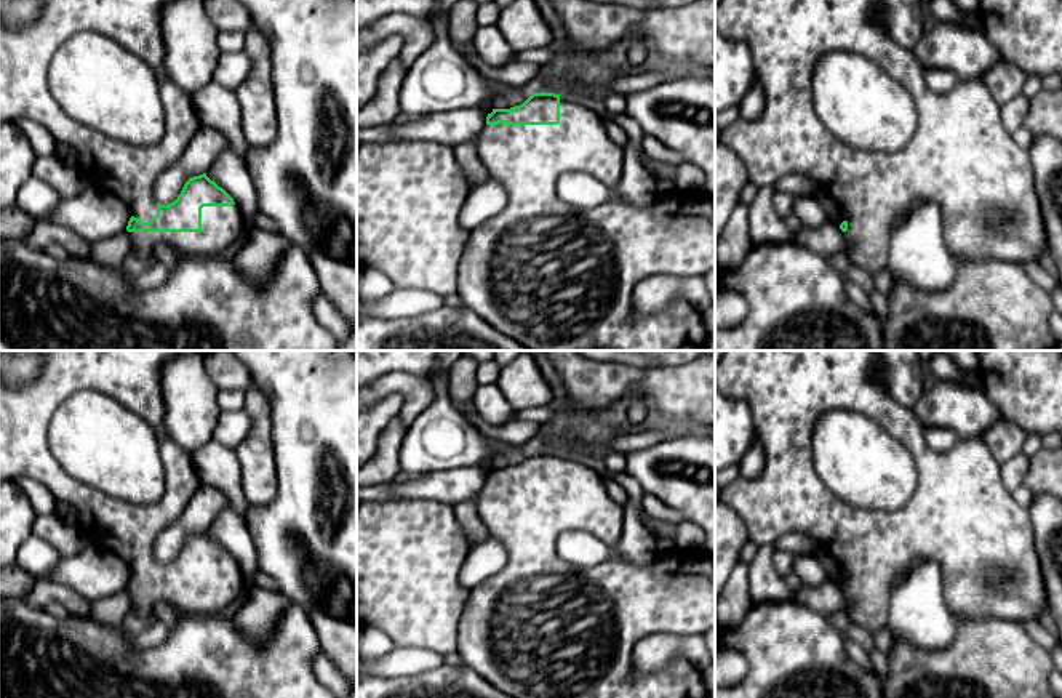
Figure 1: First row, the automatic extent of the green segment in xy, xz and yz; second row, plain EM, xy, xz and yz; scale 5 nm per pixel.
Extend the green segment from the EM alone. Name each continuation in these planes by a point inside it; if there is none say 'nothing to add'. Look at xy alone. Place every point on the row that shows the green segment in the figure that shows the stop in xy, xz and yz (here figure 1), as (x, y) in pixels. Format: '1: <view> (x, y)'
1: xy (221, 226)

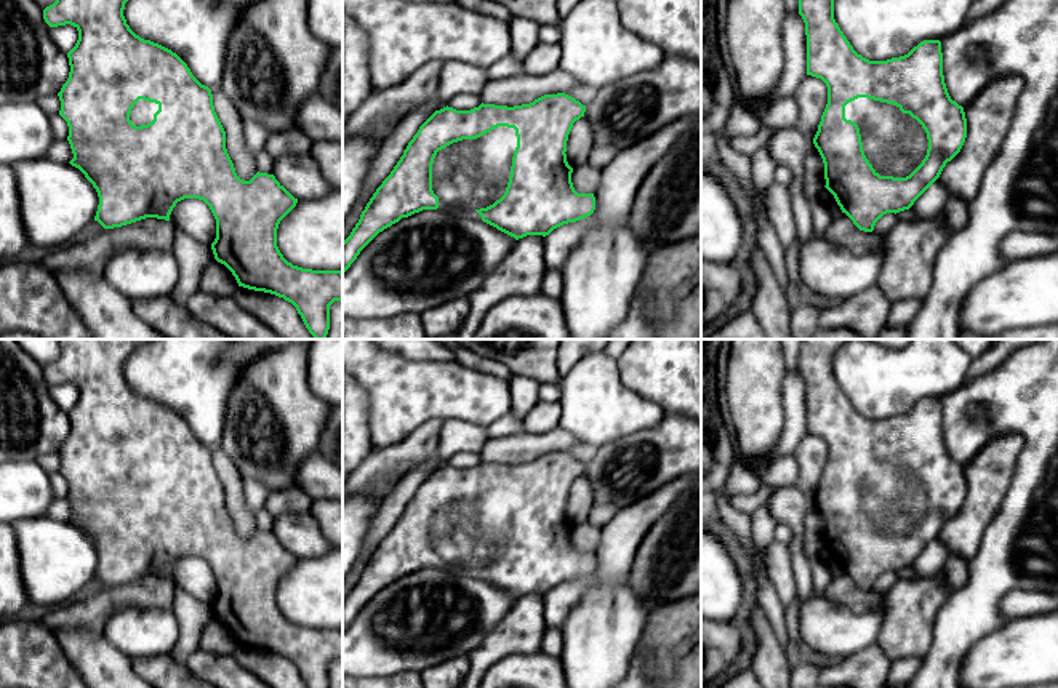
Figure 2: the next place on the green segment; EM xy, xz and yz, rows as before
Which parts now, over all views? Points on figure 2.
1: yz (895, 144)

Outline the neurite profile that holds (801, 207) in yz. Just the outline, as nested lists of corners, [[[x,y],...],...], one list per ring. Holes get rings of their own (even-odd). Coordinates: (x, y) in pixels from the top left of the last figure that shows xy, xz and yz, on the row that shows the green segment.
[[[799,178],[787,187],[800,245],[815,238],[812,205],[805,198],[802,186],[804,178]]]

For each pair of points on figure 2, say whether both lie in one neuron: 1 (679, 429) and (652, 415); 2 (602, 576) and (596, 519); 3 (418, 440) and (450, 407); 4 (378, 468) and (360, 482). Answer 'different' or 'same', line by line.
1: different
2: different
3: different
4: same

